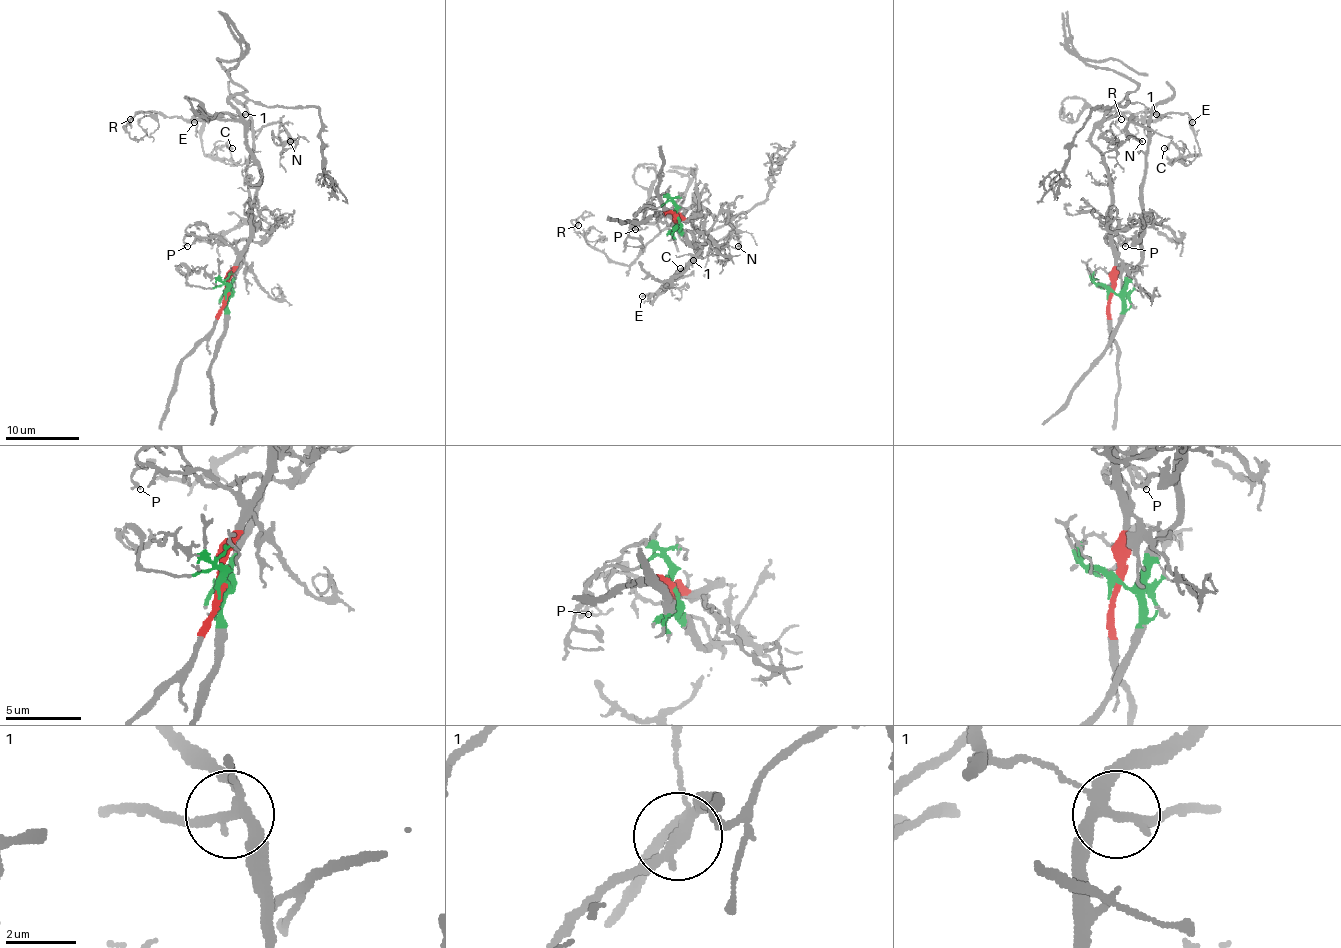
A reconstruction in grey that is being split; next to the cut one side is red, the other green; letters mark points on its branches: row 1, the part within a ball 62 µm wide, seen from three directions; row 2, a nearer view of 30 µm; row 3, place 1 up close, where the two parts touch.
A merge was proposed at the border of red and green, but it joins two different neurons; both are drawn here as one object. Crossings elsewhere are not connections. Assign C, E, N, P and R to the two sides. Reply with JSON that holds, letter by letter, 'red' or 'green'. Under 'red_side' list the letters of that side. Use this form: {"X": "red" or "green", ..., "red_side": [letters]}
{"C": "green", "E": "green", "N": "green", "P": "red", "R": "red", "red_side": ["P", "R"]}

